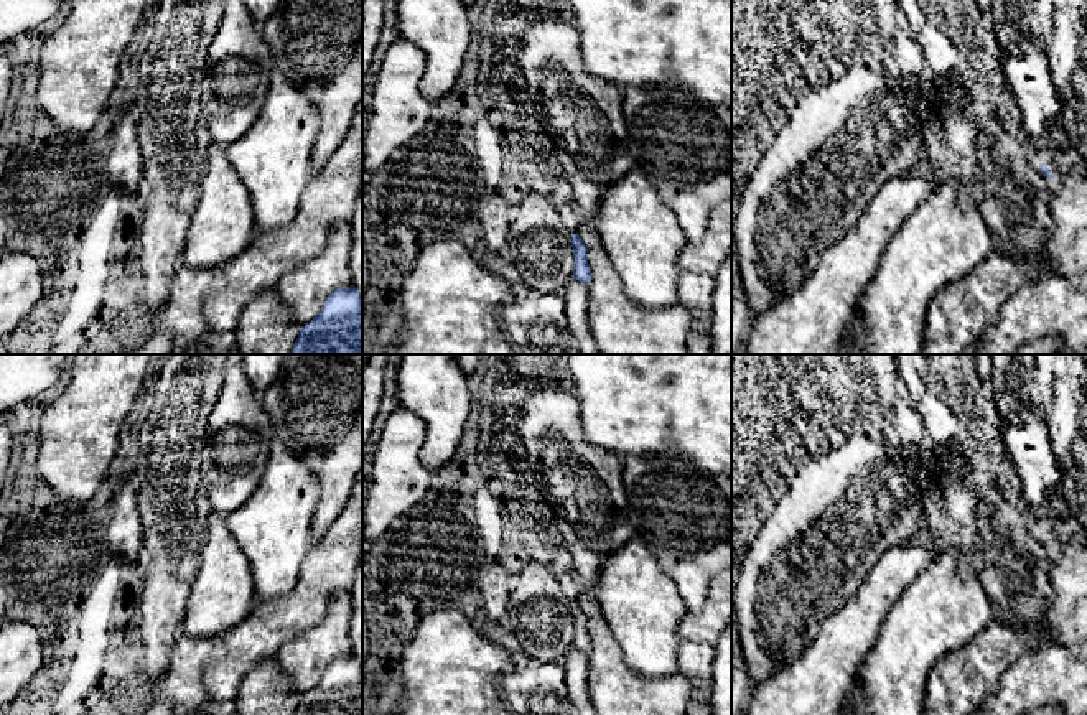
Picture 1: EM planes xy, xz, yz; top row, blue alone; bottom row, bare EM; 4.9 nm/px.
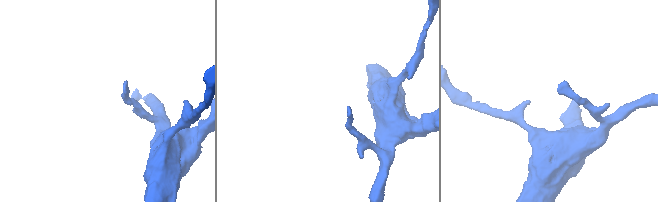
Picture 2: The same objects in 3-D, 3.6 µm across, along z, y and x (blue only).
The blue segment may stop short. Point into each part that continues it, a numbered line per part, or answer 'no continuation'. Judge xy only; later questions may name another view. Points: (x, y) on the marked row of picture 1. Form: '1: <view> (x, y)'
no continuation

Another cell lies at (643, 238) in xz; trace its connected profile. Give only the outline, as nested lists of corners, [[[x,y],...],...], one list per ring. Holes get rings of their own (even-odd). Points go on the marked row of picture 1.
[[[634,168],[608,185],[596,216],[596,232],[632,303],[659,310],[679,301],[679,259],[688,239],[642,171]]]

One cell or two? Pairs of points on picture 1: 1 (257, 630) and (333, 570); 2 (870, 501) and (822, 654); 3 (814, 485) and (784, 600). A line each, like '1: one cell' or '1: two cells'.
1: one cell
2: two cells
3: one cell

